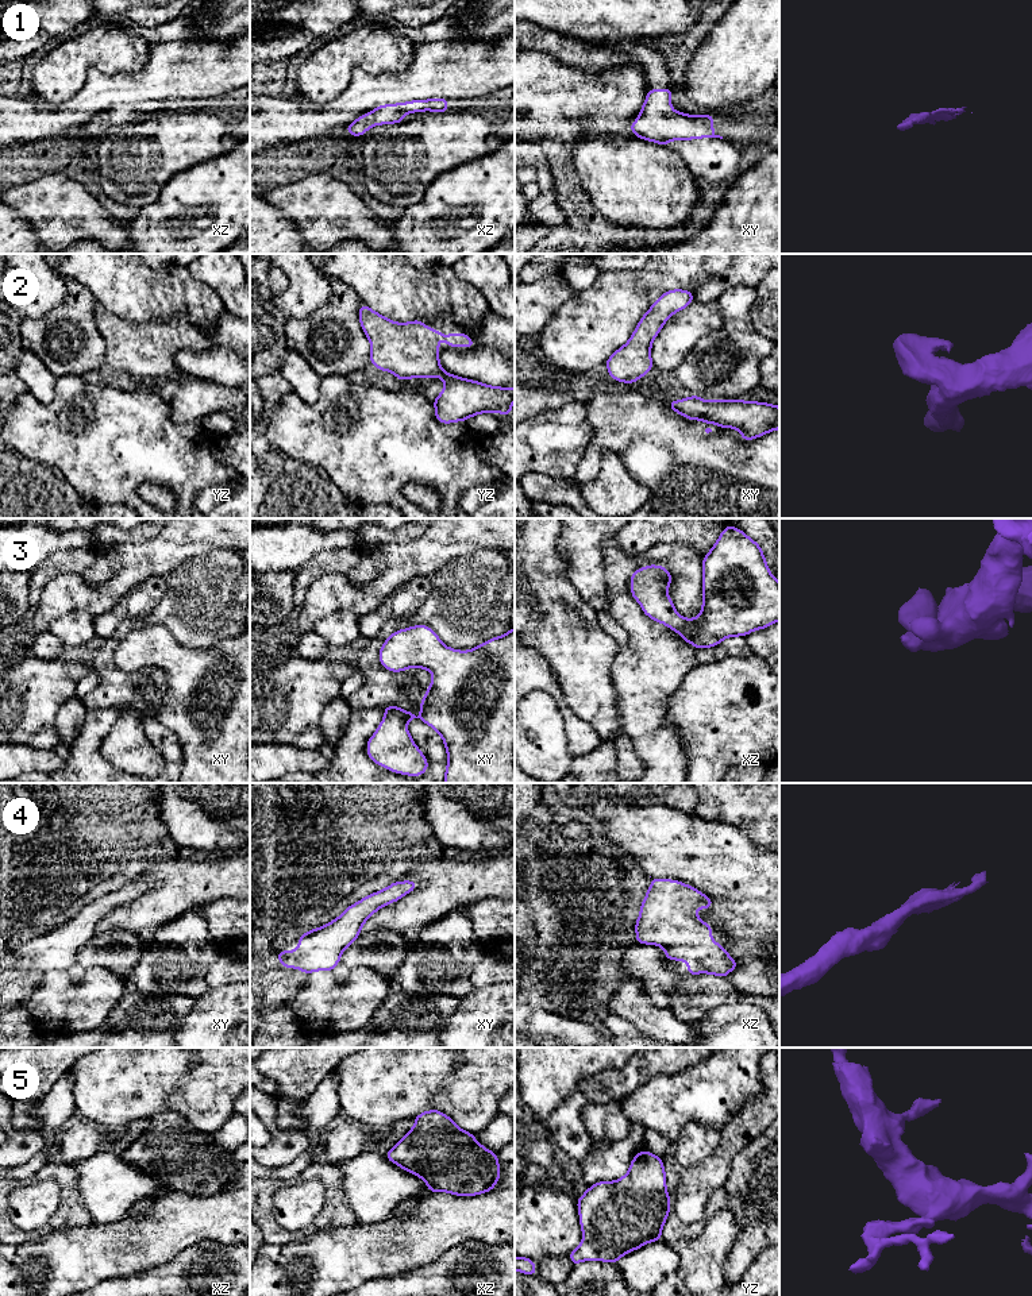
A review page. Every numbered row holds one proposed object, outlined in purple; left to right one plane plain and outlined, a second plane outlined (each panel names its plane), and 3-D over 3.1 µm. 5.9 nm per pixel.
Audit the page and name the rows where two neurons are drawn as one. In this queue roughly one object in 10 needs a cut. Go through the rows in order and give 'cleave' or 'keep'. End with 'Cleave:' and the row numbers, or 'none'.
1: keep
2: keep
3: keep
4: keep
5: keep
Cleave: none

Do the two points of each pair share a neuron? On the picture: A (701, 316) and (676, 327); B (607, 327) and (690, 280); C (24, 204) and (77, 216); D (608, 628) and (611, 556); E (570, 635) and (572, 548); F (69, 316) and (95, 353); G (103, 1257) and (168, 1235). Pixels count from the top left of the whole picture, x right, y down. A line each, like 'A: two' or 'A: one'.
A: one
B: one
C: one
D: two
E: two
F: one
G: one

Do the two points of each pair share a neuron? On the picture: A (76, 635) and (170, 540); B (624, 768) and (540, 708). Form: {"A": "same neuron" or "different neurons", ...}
{"A": "different neurons", "B": "different neurons"}

